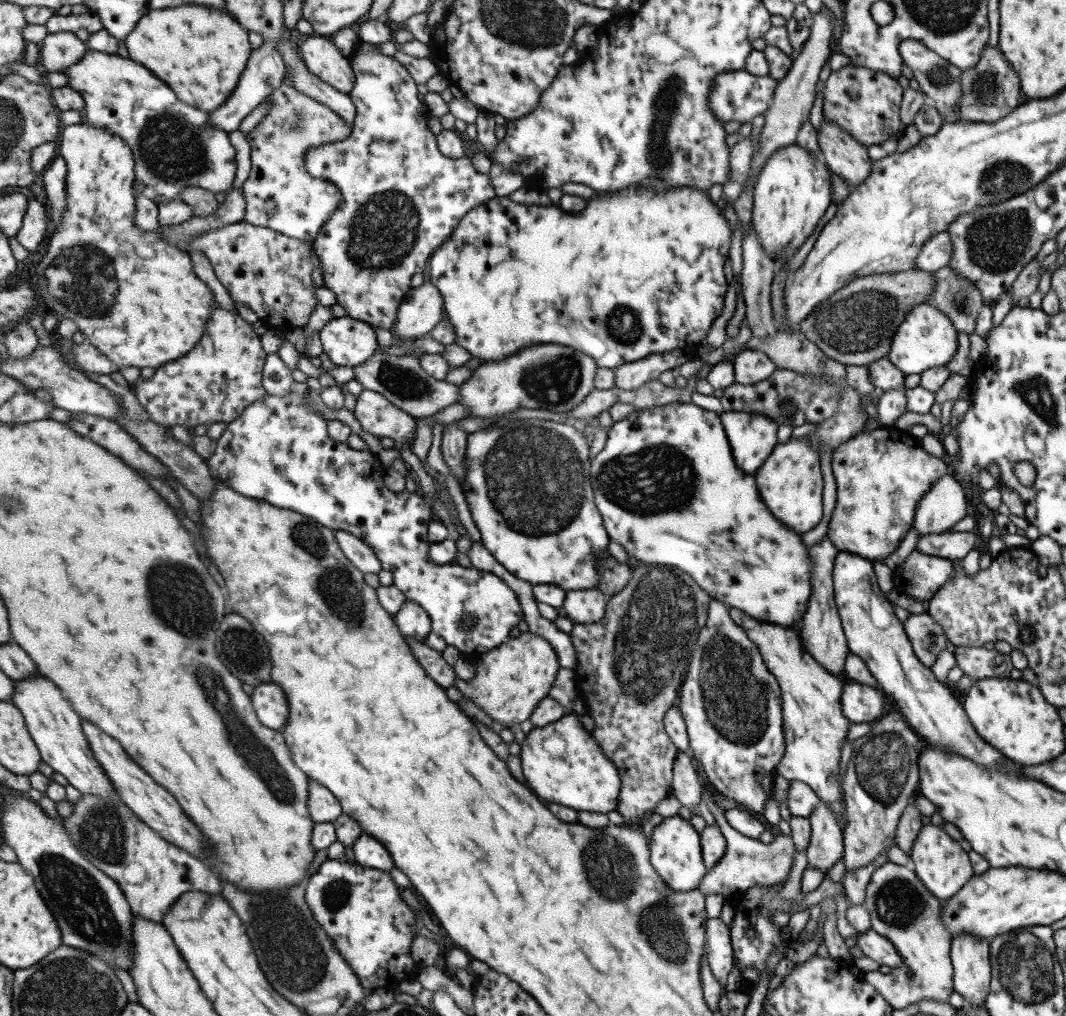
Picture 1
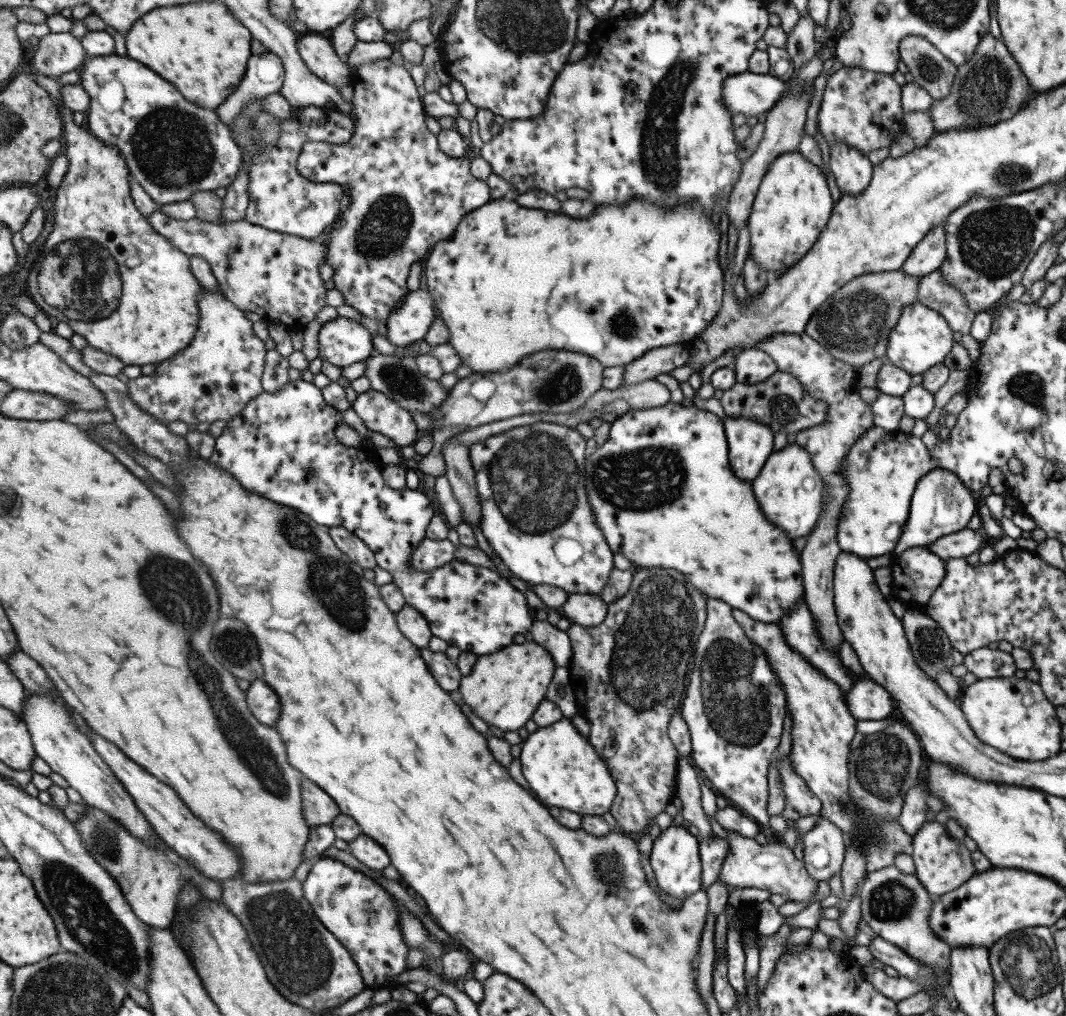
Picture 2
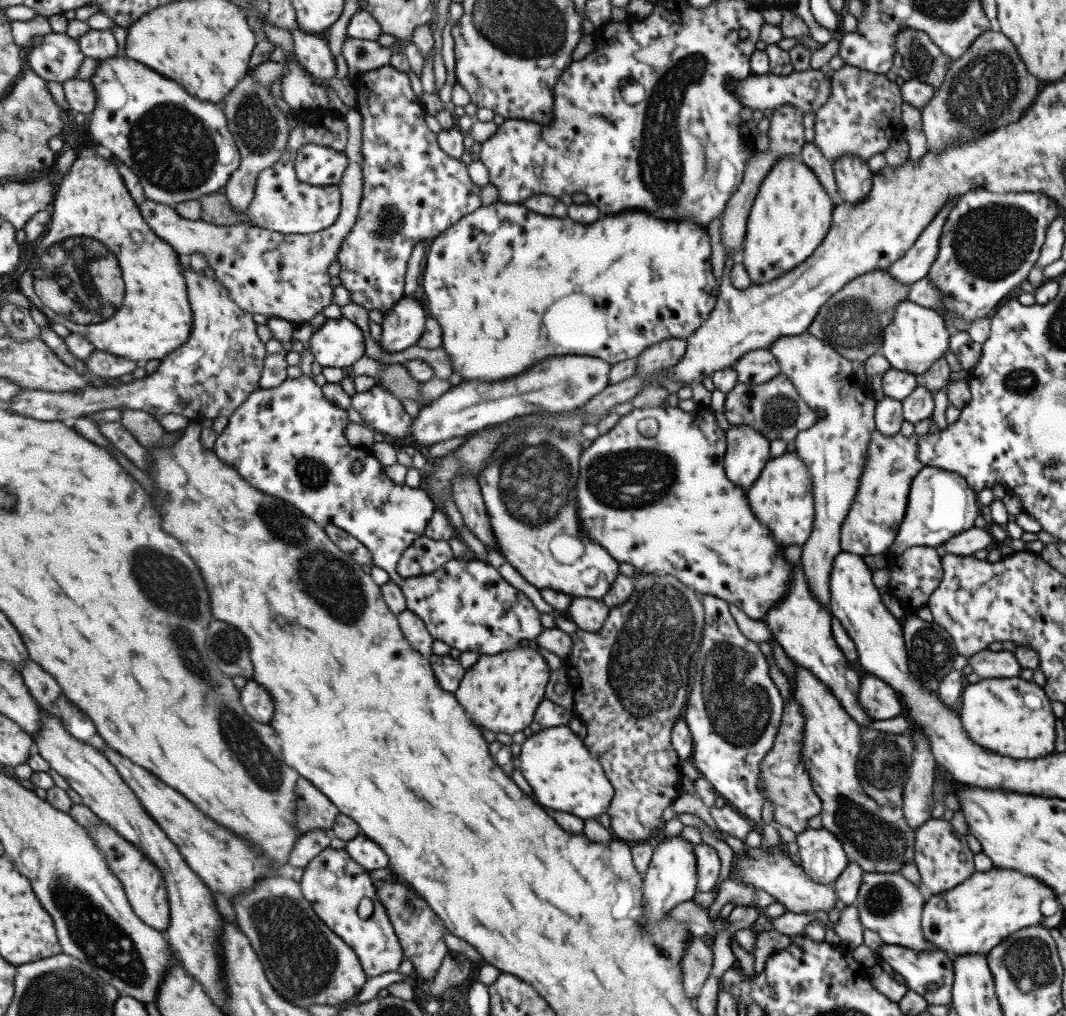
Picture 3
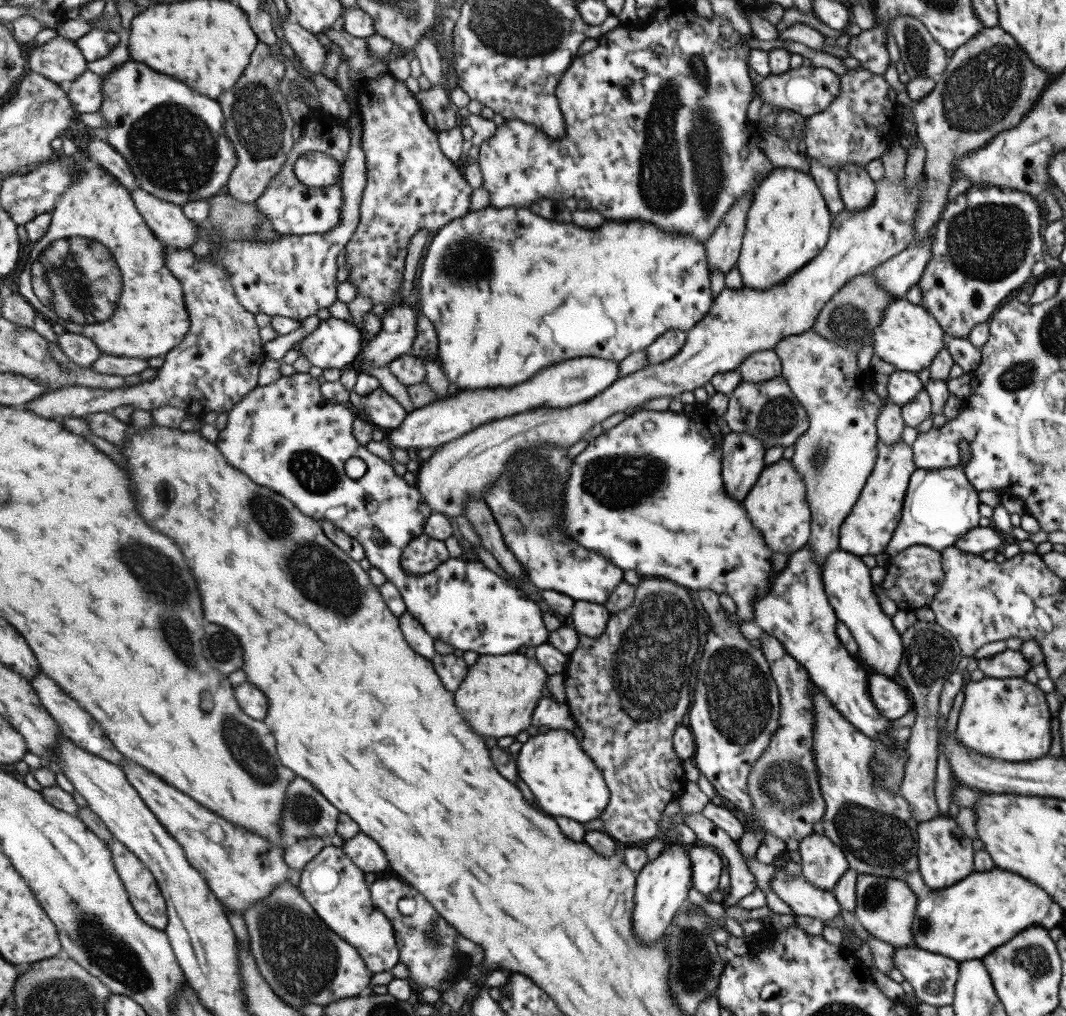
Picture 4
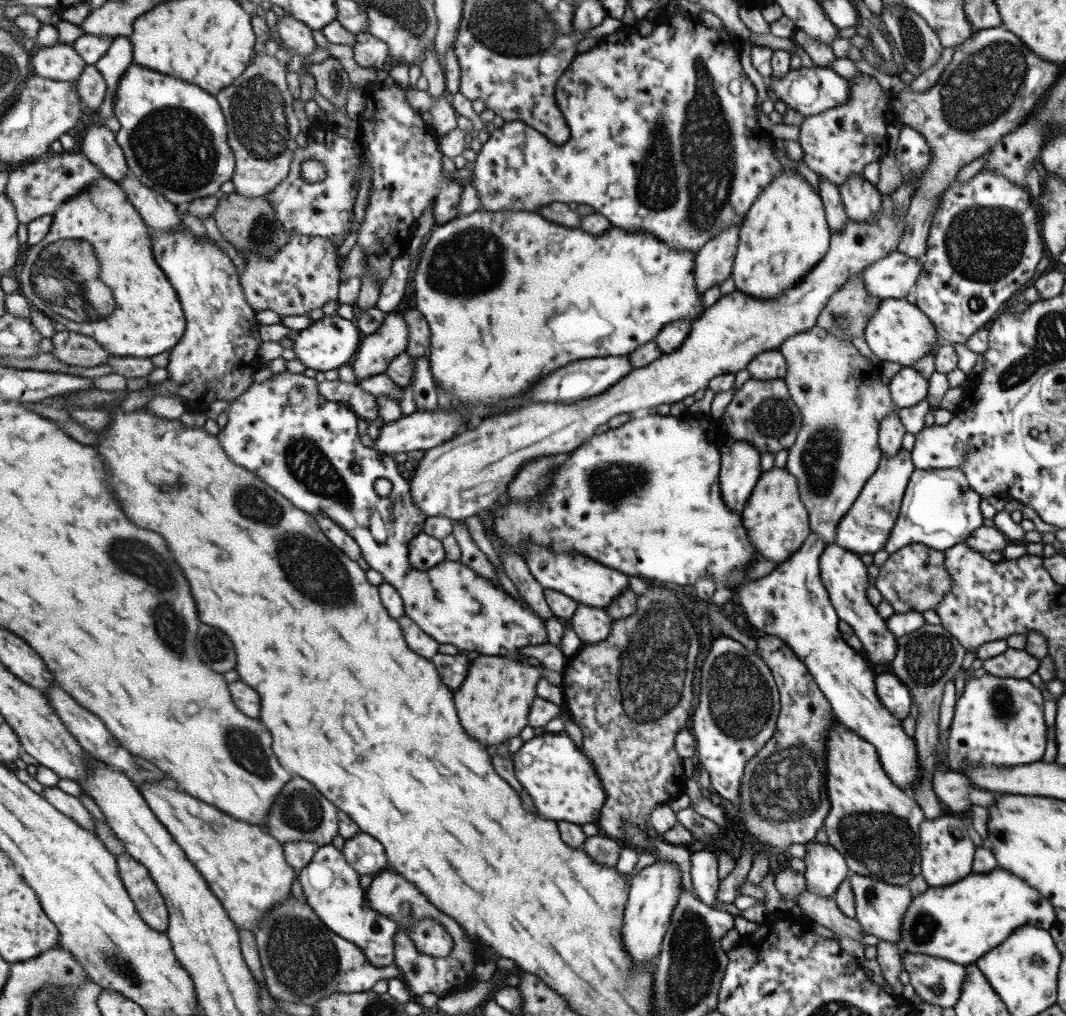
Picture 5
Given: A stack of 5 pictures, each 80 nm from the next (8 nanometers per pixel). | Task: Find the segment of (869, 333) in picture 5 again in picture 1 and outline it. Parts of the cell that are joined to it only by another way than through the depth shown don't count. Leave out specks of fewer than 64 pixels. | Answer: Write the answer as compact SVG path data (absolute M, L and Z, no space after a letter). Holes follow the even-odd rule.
M927 303L911 307L892 336L886 359L903 375L919 374L932 367L944 367L957 350L957 331L943 312Z

